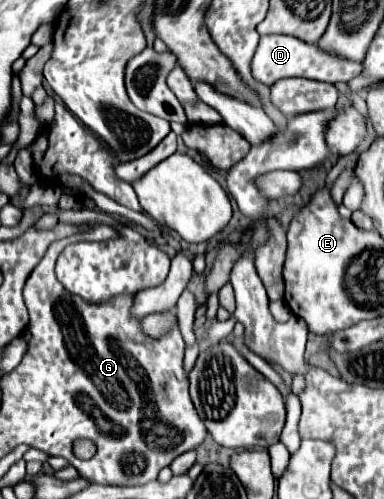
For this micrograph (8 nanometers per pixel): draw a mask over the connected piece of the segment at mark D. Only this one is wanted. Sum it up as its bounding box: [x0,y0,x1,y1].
[252,35,362,85]

